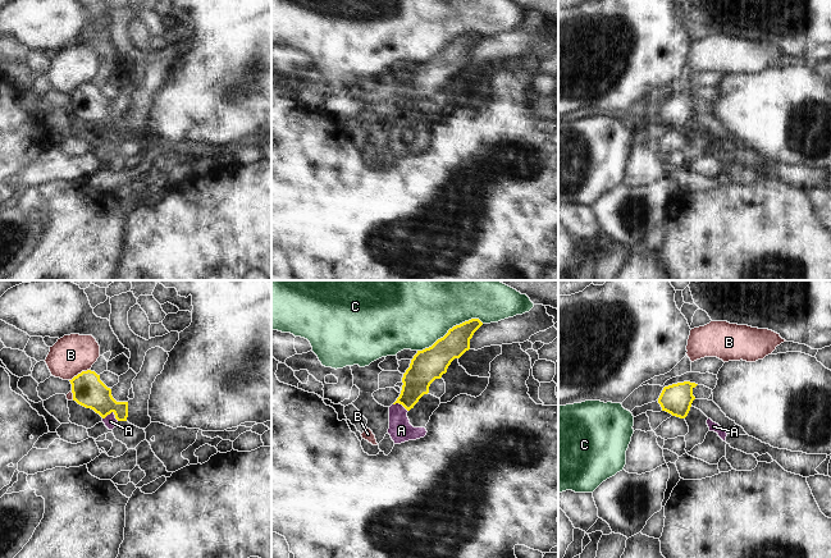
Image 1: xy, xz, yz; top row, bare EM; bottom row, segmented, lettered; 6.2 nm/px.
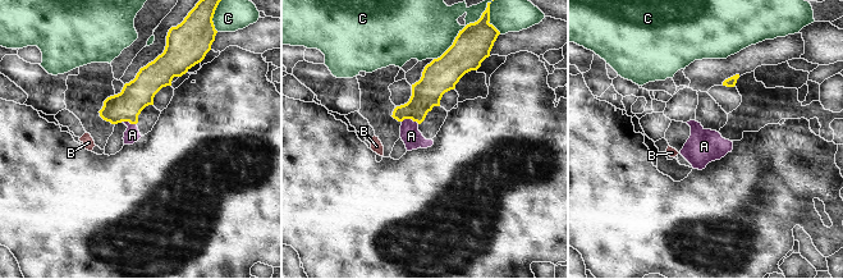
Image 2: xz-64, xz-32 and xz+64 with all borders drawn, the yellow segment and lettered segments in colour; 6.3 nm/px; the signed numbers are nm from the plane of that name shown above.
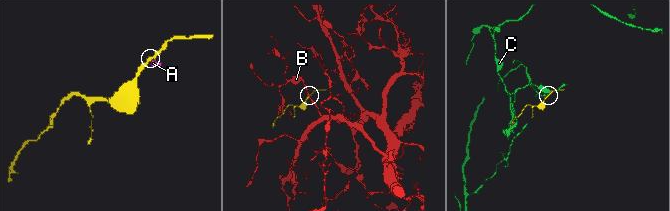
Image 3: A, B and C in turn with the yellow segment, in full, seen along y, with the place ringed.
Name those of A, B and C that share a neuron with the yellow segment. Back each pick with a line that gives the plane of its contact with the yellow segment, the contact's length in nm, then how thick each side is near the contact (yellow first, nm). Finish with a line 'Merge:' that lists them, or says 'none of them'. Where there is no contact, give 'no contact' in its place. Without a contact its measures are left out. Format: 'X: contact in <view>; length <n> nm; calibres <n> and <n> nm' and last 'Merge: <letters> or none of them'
Merge: none of them

